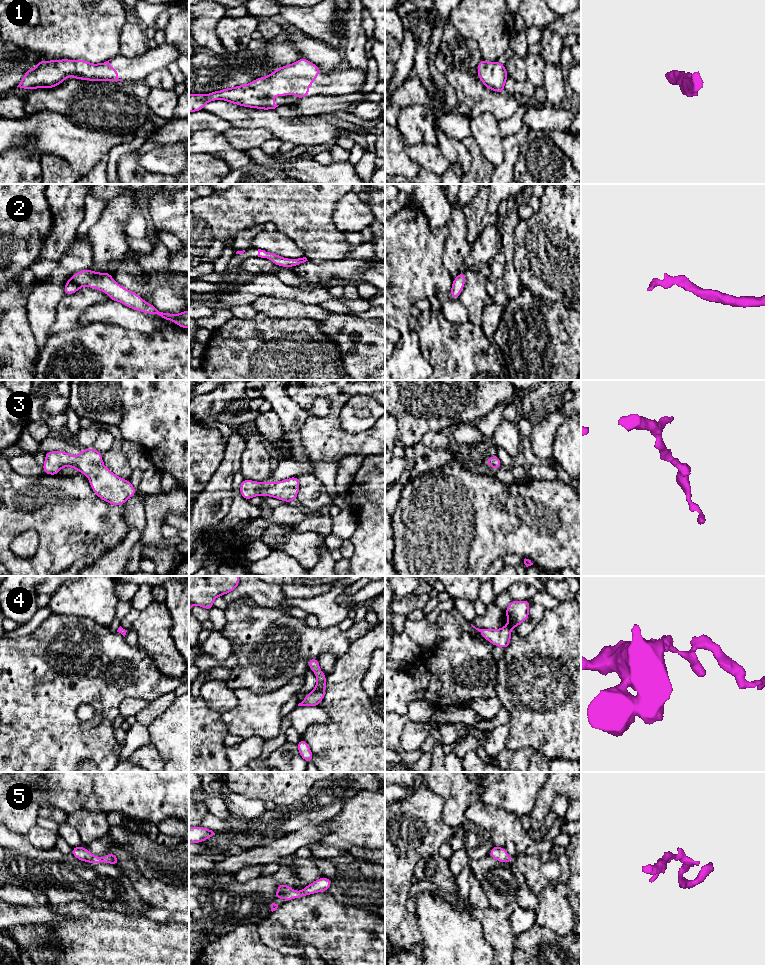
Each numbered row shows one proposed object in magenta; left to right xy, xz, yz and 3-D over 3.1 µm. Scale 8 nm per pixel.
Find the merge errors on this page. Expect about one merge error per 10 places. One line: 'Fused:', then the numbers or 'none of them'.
Fused: none of them

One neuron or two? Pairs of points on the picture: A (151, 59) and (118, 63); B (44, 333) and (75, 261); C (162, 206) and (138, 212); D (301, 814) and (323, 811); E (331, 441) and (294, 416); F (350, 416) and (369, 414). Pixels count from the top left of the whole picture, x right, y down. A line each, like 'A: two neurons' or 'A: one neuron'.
A: one neuron
B: one neuron
C: two neurons
D: one neuron
E: two neurons
F: one neuron

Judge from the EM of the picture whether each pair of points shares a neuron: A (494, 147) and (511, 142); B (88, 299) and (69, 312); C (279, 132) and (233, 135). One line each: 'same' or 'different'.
A: different
B: same
C: different

